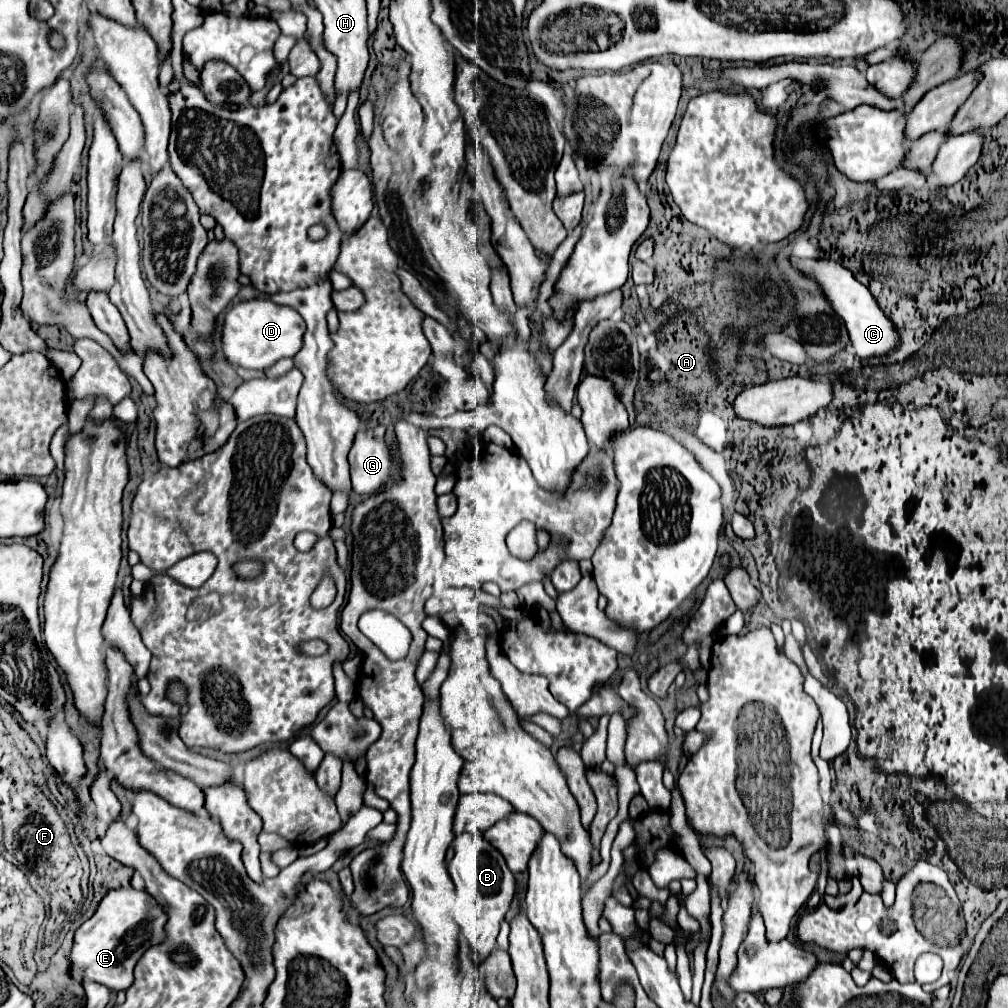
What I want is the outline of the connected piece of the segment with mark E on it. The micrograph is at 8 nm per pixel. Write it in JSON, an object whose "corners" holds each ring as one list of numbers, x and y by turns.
{"corners":[[118,887,106,893,106,897,100,901,96,913,76,931,74,935,74,947,72,947,72,963,80,965,84,969,84,977,92,979,96,983,106,985,110,991,122,991,128,989,134,983,134,967,140,961,140,957,150,949,166,941,166,923,168,915,162,905,148,893,148,891,136,891,134,887]]}

